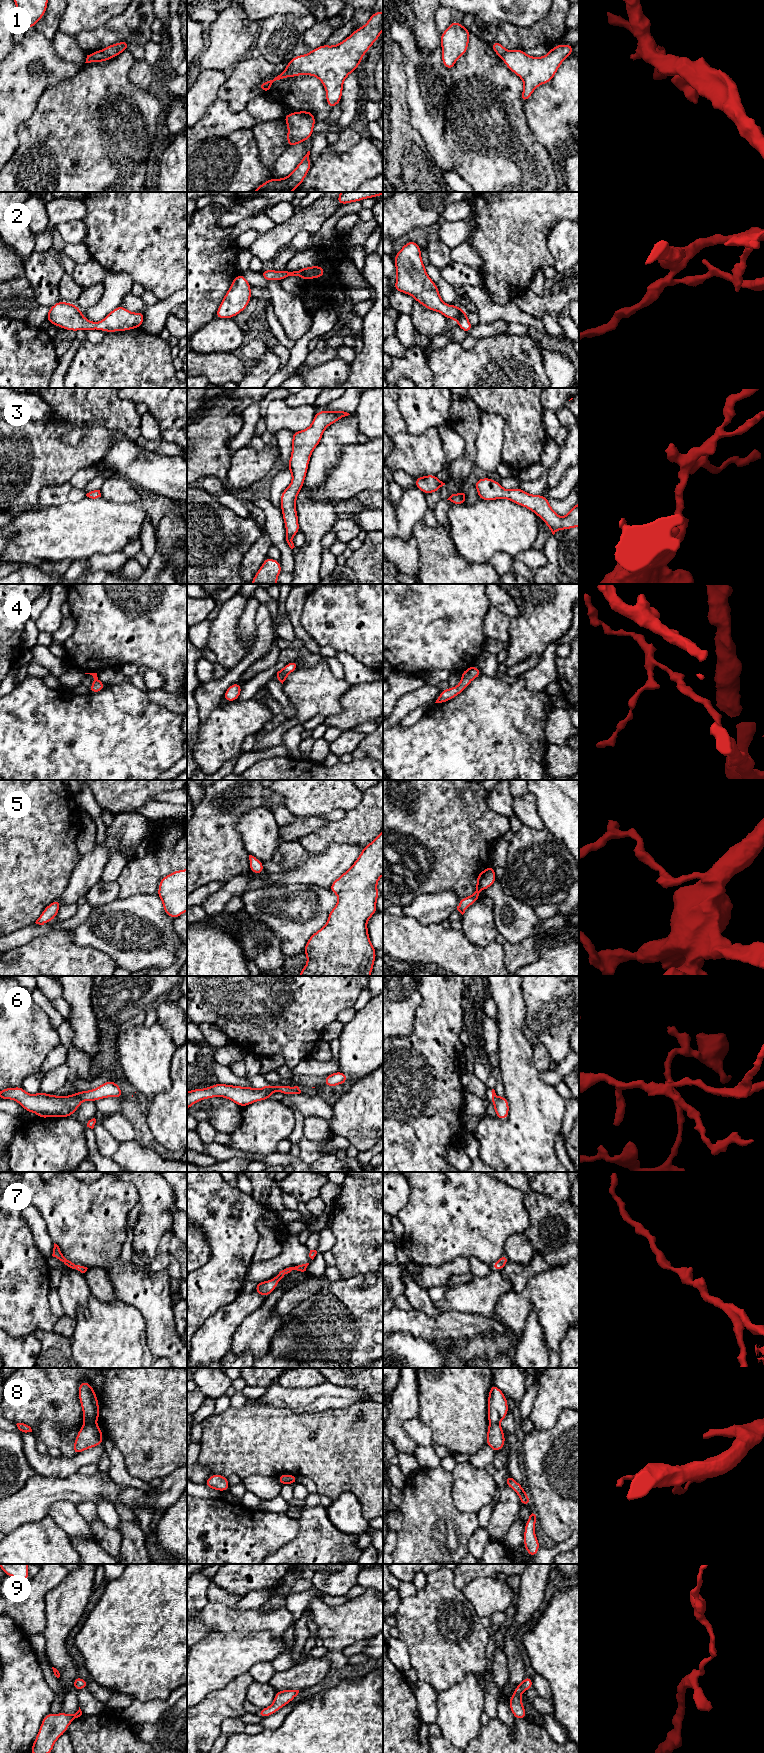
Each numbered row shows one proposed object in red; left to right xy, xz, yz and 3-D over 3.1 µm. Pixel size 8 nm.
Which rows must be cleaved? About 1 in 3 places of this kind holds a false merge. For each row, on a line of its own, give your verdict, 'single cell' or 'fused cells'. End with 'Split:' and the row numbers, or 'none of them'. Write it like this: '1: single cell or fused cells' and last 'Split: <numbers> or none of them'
1: fused cells
2: single cell
3: single cell
4: single cell
5: single cell
6: fused cells
7: single cell
8: fused cells
9: single cell
Split: 1, 6, 8

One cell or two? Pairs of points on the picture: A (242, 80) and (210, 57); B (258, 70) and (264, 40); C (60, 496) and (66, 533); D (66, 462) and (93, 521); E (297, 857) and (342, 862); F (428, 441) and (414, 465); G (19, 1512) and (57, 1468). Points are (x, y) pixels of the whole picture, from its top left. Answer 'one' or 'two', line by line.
A: two
B: two
C: two
D: two
E: two
F: one
G: two

